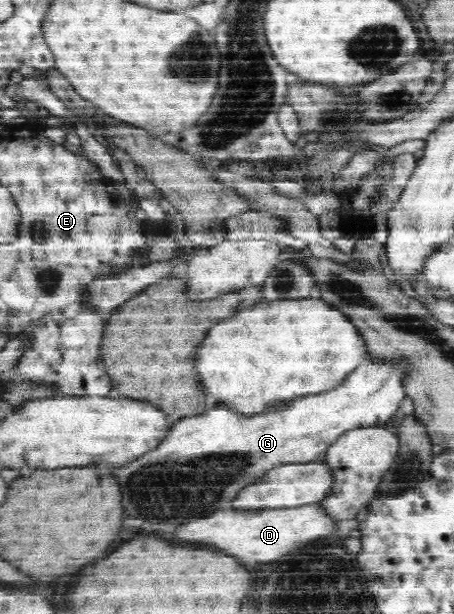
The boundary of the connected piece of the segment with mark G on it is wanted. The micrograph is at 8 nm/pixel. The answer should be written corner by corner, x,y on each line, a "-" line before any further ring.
371,358
347,374
345,380
331,390
286,401
285,408
279,412
261,410
249,416
218,403
214,408
202,409
198,414
175,418
170,437
165,439
153,454
129,464
127,468
119,468
117,472
125,506
125,530
121,530
121,538
133,538
133,534
141,534
141,530
155,534
175,532
193,516
205,518
213,514
217,506
221,510
231,508
231,500
246,486
259,480
268,470
291,462
309,462
322,458
326,450
344,432
373,425
389,426
393,415
400,414
399,406
406,396
404,386
413,367
412,360
408,358

